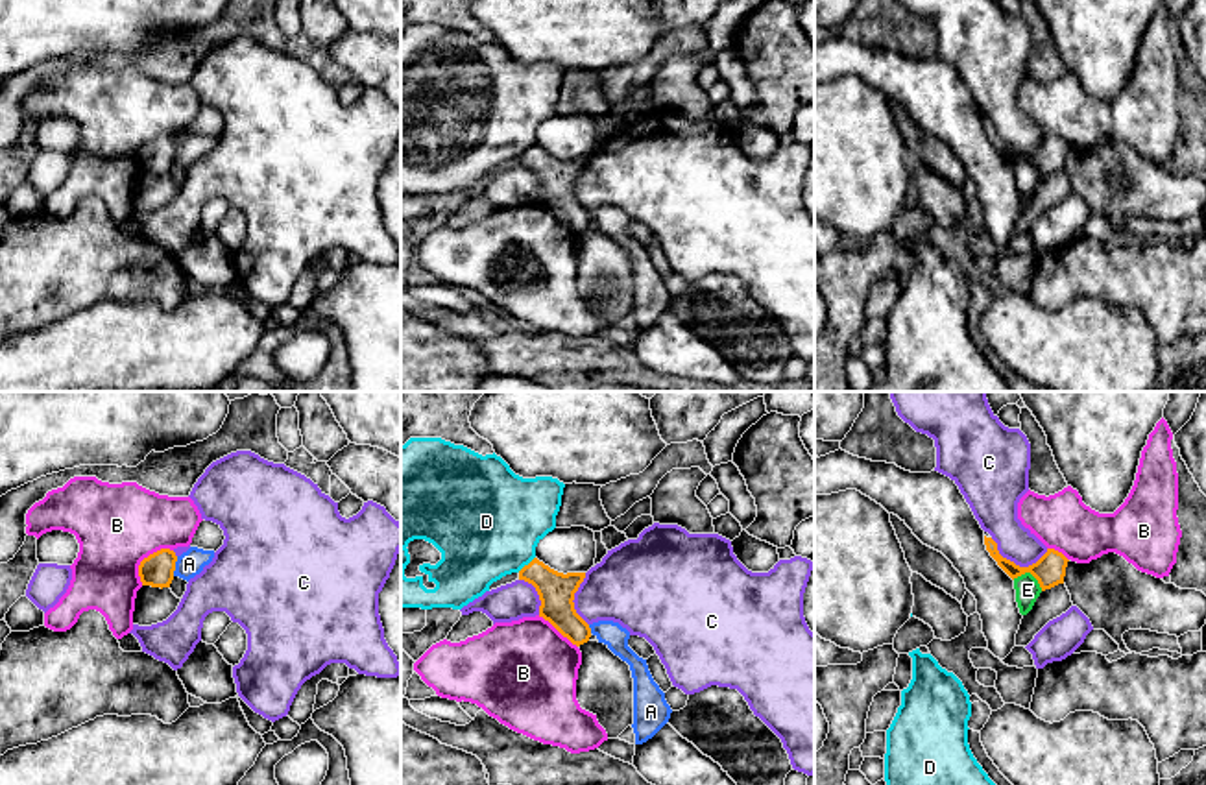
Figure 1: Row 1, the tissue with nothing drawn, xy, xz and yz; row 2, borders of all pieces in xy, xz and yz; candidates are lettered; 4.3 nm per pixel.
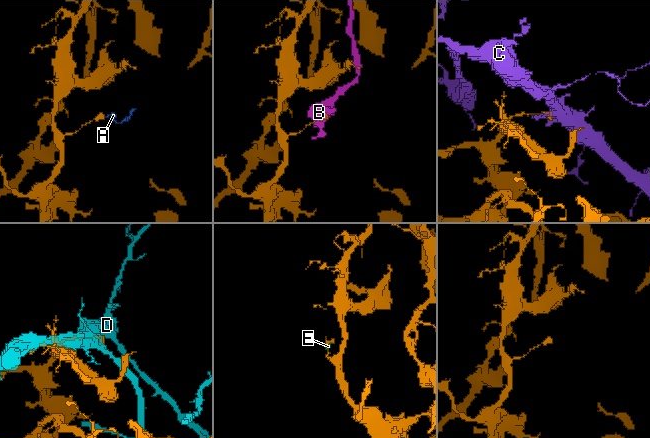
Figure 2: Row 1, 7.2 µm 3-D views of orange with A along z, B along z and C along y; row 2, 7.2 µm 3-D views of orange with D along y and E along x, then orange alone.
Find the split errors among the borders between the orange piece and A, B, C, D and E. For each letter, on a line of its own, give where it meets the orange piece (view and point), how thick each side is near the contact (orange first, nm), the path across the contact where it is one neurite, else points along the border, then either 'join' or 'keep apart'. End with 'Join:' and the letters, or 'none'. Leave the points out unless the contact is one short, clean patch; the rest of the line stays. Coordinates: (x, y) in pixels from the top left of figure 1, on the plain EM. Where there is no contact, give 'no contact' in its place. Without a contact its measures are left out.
A: meets orange in xy at (174, 152); 140 nm thick on the orange side, 110 nm on the other; border along xy (178, 143), (172, 161); keep apart
B: meets orange in xy at (144, 144); 140 nm thick on the orange side, 360 nm on the other; keep apart
C: meets orange in yz at (1014, 150); 140 nm thick on the orange side, 190 nm on the other; keep apart
D: meets orange in xz at (525, 152); 160 nm thick on the orange side, 480 nm on the other; keep apart
E: meets orange in yz at (1029, 157); 140 nm thick on the orange side, 110 nm on the other; keep apart
Join: none

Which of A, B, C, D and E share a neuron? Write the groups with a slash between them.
A E / B / C / D

